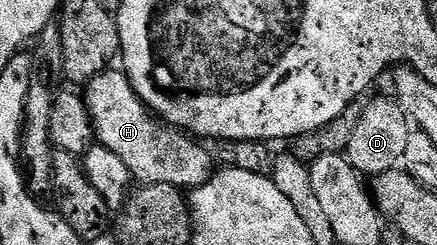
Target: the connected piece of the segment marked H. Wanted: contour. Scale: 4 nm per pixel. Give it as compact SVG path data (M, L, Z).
M110 69L95 77L84 88L83 98L93 122L96 142L118 155L138 184L162 183L192 189L203 185L215 174L213 158L205 146L181 128L158 121L137 96L124 70Z

